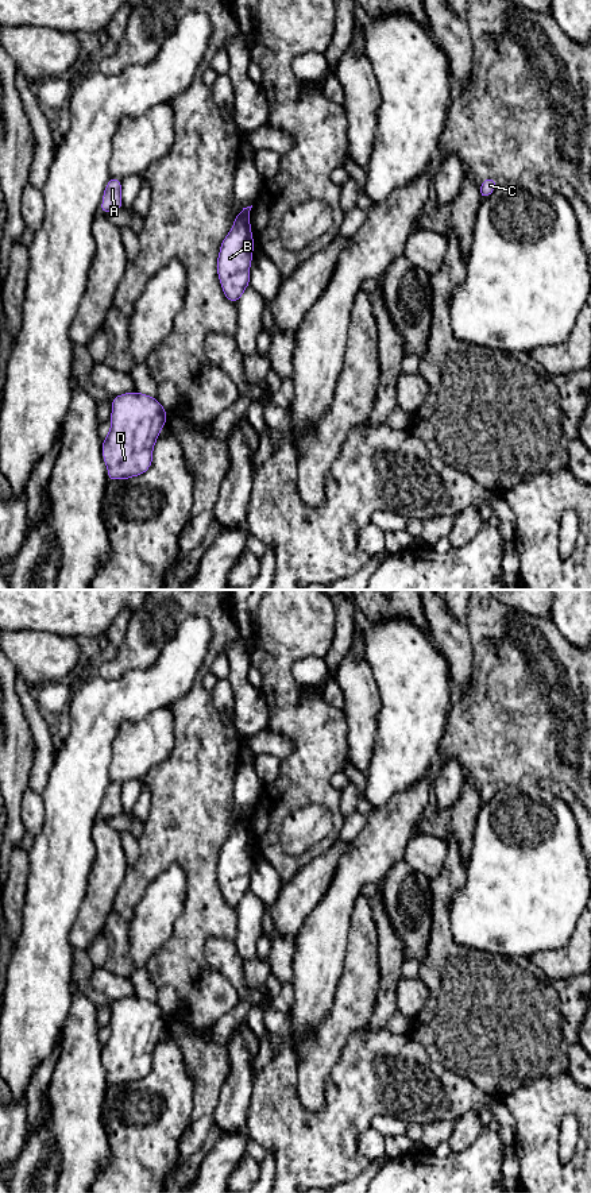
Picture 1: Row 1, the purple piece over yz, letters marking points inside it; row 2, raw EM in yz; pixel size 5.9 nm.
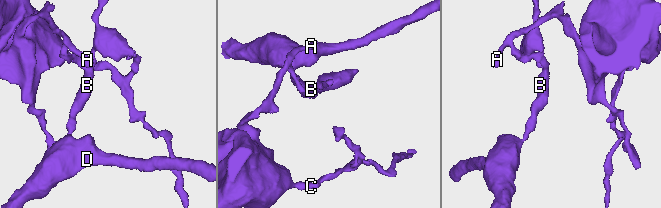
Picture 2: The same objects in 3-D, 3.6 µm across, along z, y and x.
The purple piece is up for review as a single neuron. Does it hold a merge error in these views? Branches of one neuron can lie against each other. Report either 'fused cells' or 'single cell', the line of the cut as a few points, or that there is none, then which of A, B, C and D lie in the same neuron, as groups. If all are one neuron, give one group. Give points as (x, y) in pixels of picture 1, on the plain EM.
fused cells | yz (248, 815), (240, 818) | A C / B D

